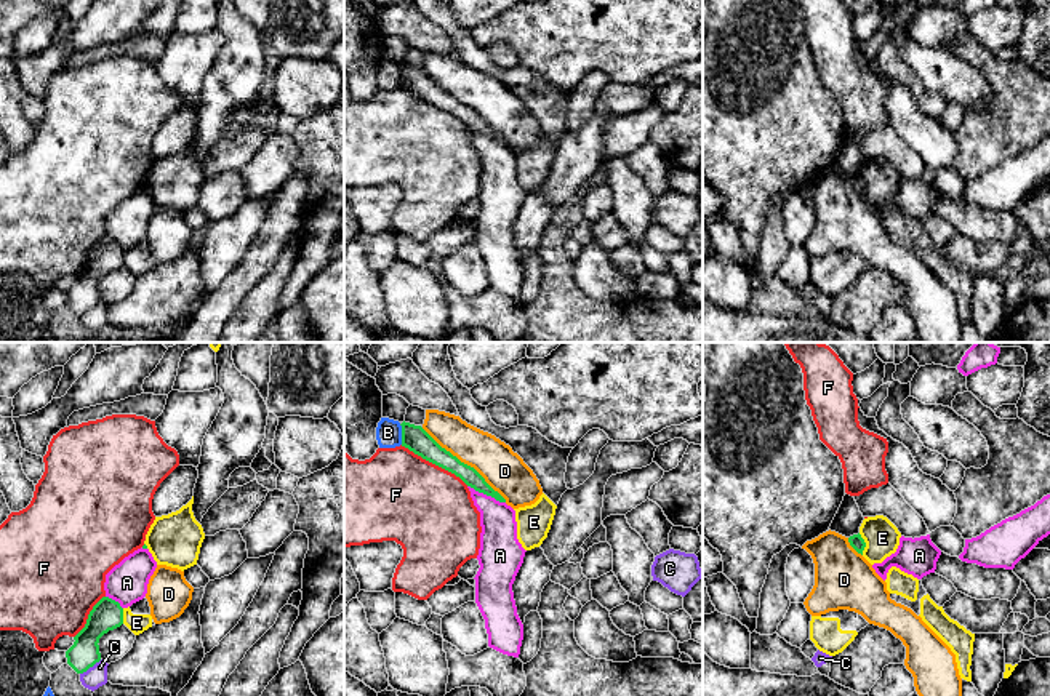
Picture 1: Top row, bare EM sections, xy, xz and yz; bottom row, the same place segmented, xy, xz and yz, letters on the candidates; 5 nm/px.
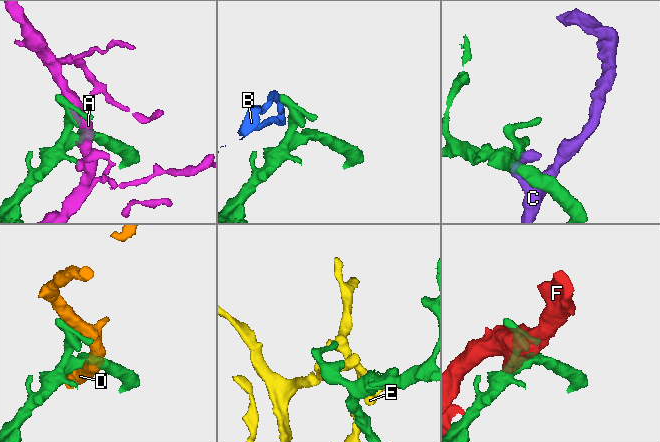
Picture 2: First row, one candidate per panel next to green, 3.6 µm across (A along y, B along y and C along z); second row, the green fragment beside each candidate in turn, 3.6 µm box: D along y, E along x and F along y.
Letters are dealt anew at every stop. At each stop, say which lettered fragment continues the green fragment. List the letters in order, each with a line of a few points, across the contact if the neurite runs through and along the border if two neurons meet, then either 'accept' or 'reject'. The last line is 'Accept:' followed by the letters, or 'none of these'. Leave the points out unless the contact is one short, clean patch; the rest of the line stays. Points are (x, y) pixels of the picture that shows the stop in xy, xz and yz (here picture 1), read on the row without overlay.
A: reject
B: line xz (399, 66), (402, 85); reject
C: reject
D: reject
E: reject
F: reject
Accept: none of these

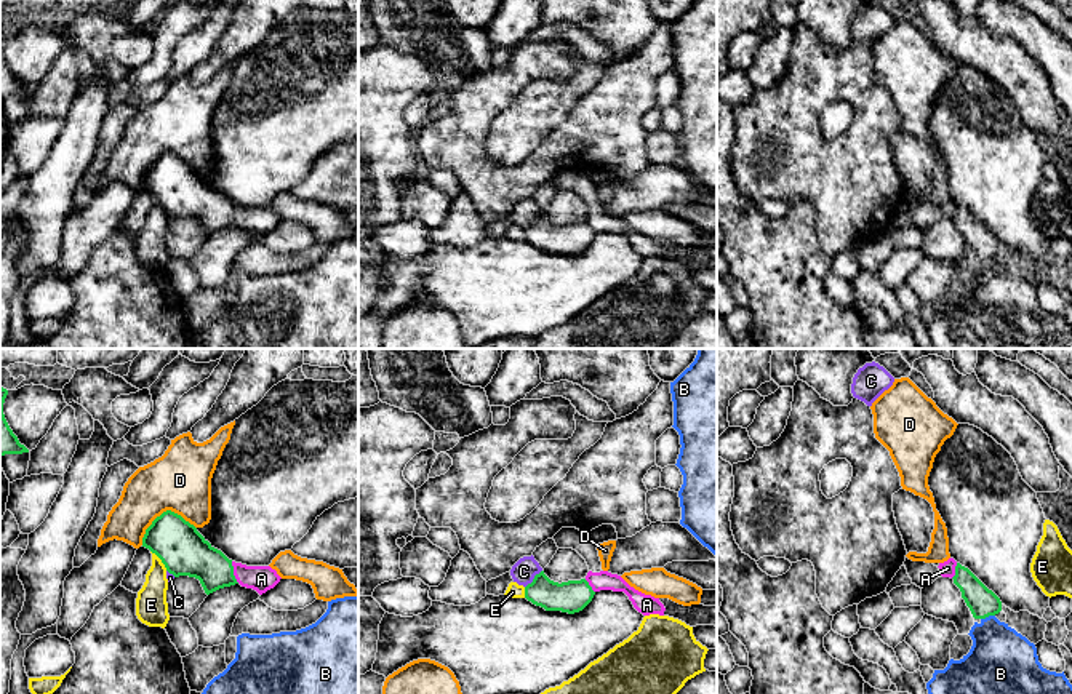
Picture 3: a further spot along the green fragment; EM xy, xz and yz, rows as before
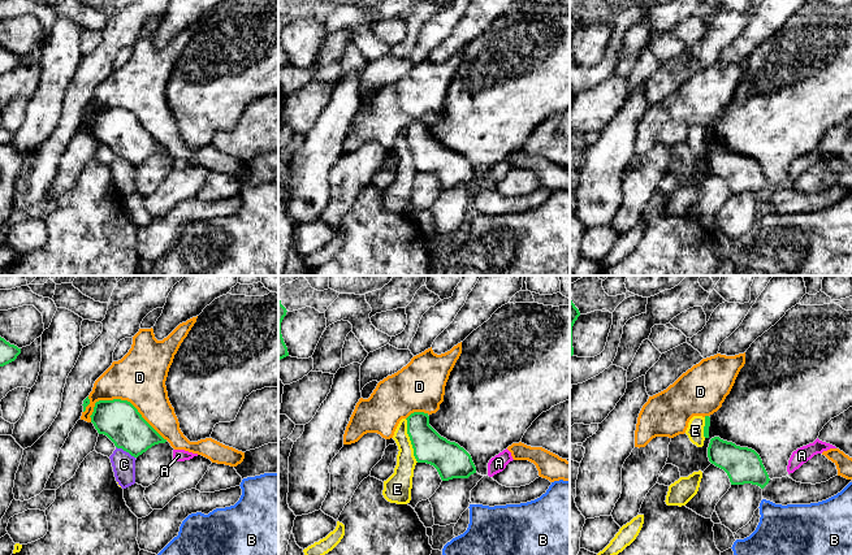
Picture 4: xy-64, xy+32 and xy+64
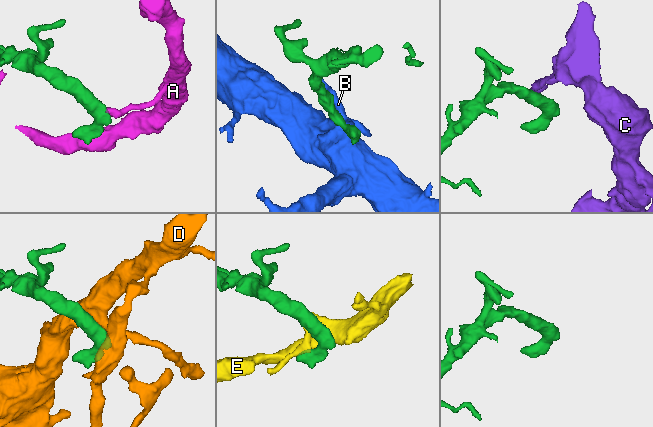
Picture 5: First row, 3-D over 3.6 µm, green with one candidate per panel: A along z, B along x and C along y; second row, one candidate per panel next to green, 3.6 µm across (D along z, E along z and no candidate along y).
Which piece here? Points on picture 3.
A: line xy (231, 203), (234, 219), (239, 224); reject
B: line yz (981, 243), (988, 258), (1000, 306); accept
C: line xz (541, 211), (525, 229); reject
D: reject
E: line xy (151, 192), (167, 211); reject
Accept: B

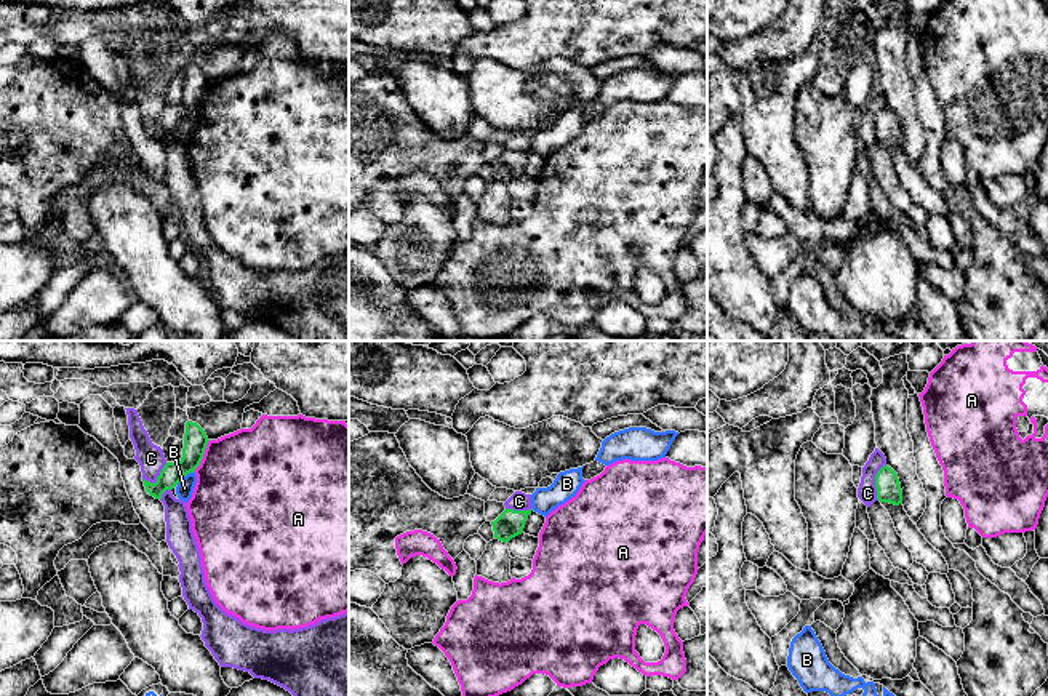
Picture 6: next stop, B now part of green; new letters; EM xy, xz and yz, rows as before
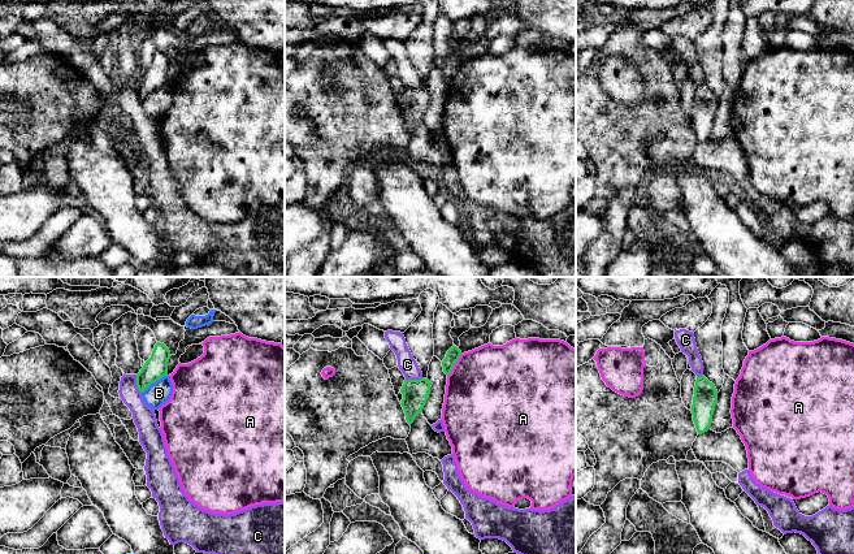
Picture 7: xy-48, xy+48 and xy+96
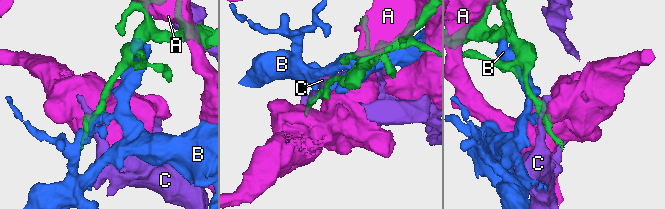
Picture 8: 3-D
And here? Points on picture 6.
A: reject
B: reject
C: line yz (885, 106), (876, 117), (877, 141); reject
Accept: none of these

